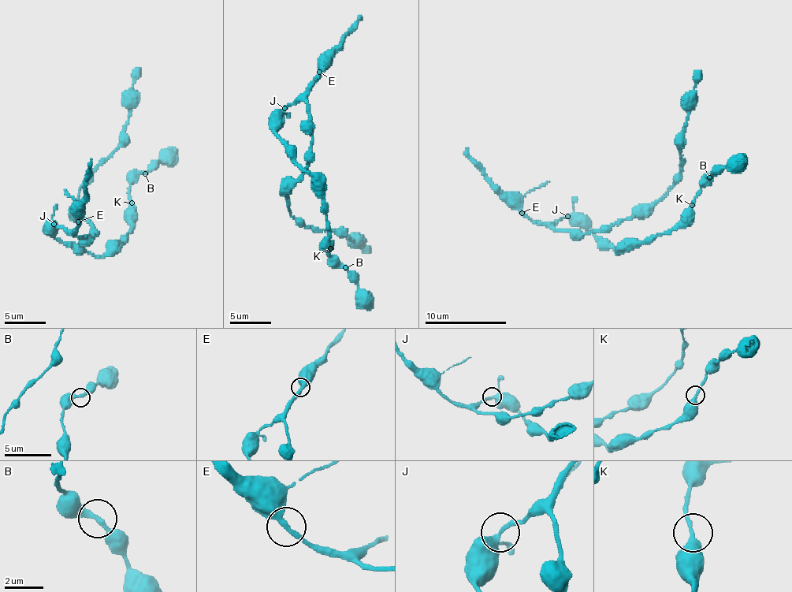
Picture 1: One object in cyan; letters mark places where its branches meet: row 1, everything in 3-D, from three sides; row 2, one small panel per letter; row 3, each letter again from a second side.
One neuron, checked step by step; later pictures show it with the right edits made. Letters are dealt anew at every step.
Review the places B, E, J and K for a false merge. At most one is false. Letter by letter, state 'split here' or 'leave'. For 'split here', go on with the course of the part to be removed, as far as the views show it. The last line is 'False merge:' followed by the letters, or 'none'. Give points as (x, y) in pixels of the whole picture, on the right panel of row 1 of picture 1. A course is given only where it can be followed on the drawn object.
B: leave
E: leave
J: leave
K: leave
False merge: none

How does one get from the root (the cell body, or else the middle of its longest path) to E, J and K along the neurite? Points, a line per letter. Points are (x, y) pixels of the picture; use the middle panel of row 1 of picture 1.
E: (297, 102), (306, 92), (309, 84), (319, 72)
J: (297, 102), (288, 104), (284, 108)
K: (297, 102), (290, 104), (284, 109), (280, 127), (275, 133), (298, 165), (312, 177), (326, 215), (330, 248)

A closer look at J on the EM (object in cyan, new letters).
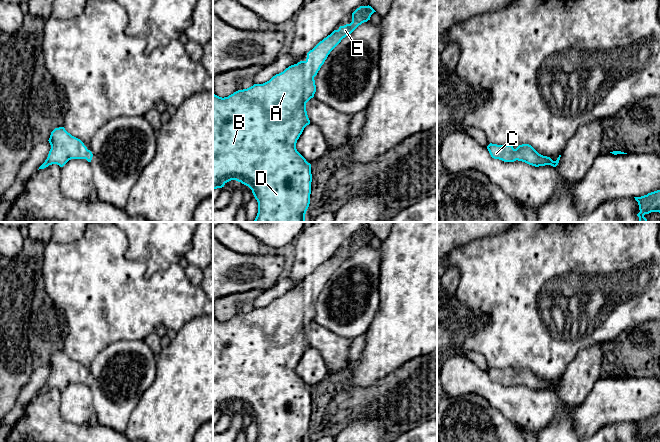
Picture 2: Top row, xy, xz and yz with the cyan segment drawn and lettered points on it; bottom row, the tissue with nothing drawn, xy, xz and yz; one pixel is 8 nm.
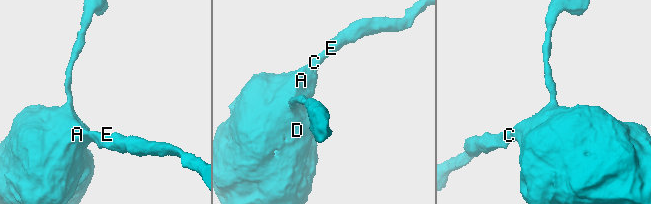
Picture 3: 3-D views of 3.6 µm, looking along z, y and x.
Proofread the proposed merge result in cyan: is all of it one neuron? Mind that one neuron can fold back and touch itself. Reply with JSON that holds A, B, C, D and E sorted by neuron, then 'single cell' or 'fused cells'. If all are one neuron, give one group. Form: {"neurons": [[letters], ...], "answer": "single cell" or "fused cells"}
{"neurons": [["A", "B", "C", "D", "E"]], "answer": "single cell"}

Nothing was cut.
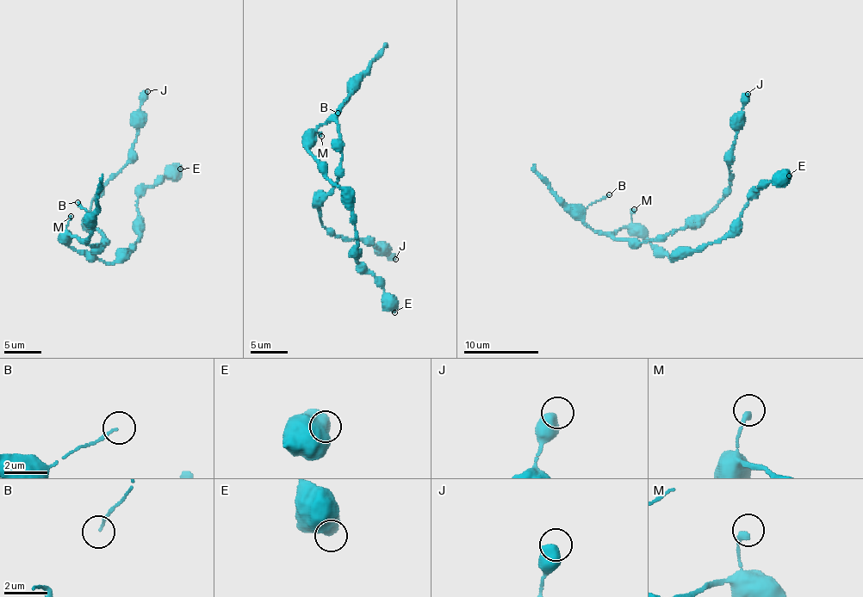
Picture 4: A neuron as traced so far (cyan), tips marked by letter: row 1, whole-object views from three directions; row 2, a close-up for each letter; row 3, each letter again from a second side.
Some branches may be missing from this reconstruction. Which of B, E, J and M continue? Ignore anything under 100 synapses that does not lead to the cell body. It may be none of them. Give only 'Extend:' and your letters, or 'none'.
Extend: none

